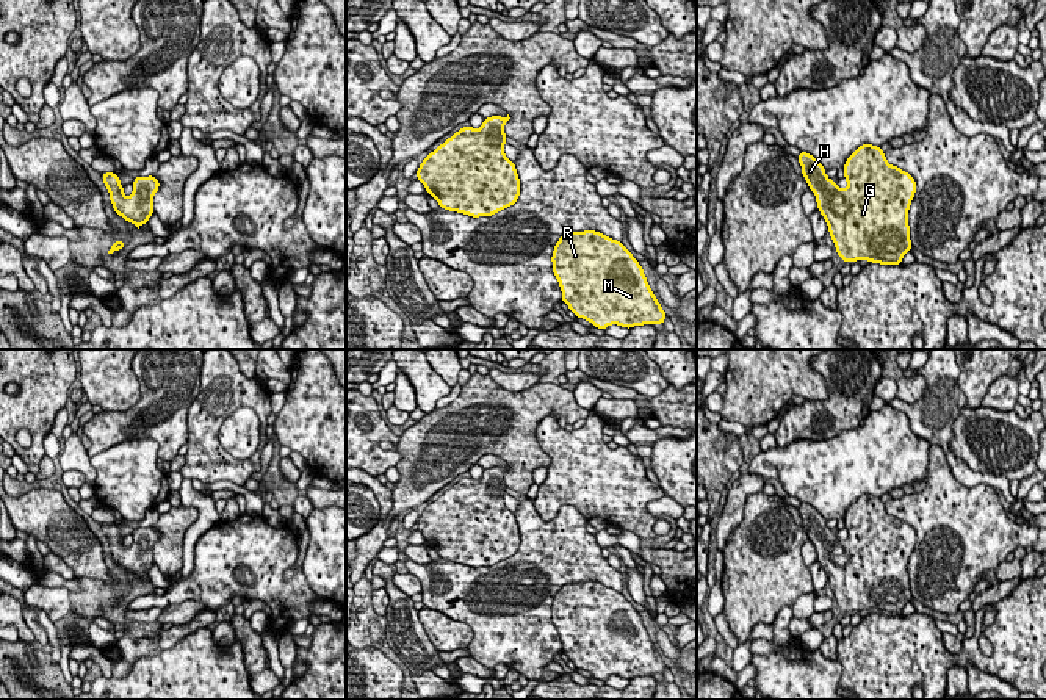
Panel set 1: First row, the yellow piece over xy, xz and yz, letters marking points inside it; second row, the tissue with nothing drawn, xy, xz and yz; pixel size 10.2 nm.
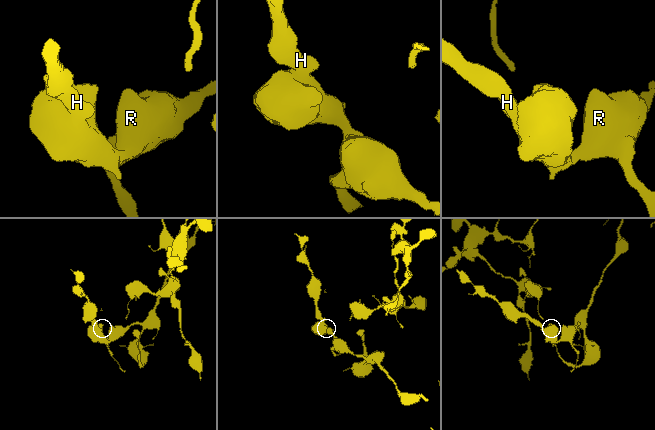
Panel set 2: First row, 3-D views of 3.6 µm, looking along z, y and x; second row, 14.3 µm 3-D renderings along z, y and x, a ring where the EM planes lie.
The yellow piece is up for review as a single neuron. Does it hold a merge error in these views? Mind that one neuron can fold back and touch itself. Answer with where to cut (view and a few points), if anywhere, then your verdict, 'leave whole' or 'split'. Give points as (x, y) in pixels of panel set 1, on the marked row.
cut none; leave whole

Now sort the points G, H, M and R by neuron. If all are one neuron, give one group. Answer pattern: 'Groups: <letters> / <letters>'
Groups: G H M R

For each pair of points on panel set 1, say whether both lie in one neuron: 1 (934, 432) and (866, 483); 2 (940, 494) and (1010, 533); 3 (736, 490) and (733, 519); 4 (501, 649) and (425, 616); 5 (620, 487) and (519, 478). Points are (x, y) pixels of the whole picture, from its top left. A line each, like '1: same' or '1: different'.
1: different
2: same
3: same
4: different
5: different

